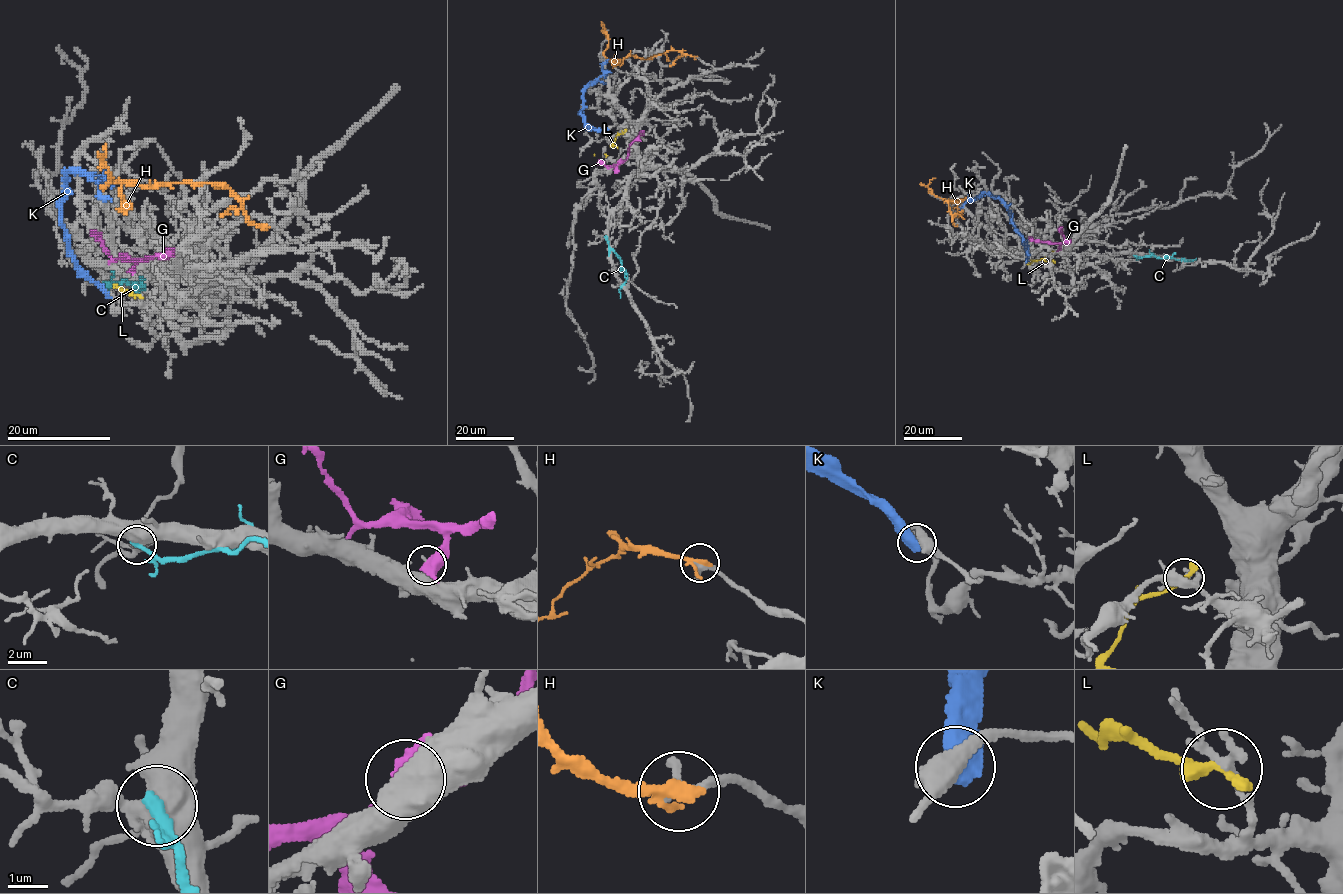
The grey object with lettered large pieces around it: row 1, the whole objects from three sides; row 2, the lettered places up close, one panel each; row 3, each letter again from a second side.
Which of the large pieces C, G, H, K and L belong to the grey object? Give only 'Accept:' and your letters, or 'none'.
Accept: none

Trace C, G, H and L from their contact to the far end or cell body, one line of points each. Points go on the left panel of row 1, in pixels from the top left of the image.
C: (106, 282), (110, 285), (127, 281), (134, 286), (144, 286), (144, 289), (130, 290), (131, 287)
G: (130, 269), (140, 259), (163, 256), (173, 250)
H: (265, 226), (256, 226), (221, 185), (102, 187), (110, 181), (101, 163), (105, 145)
L: (139, 295), (114, 286), (106, 290), (84, 273)

